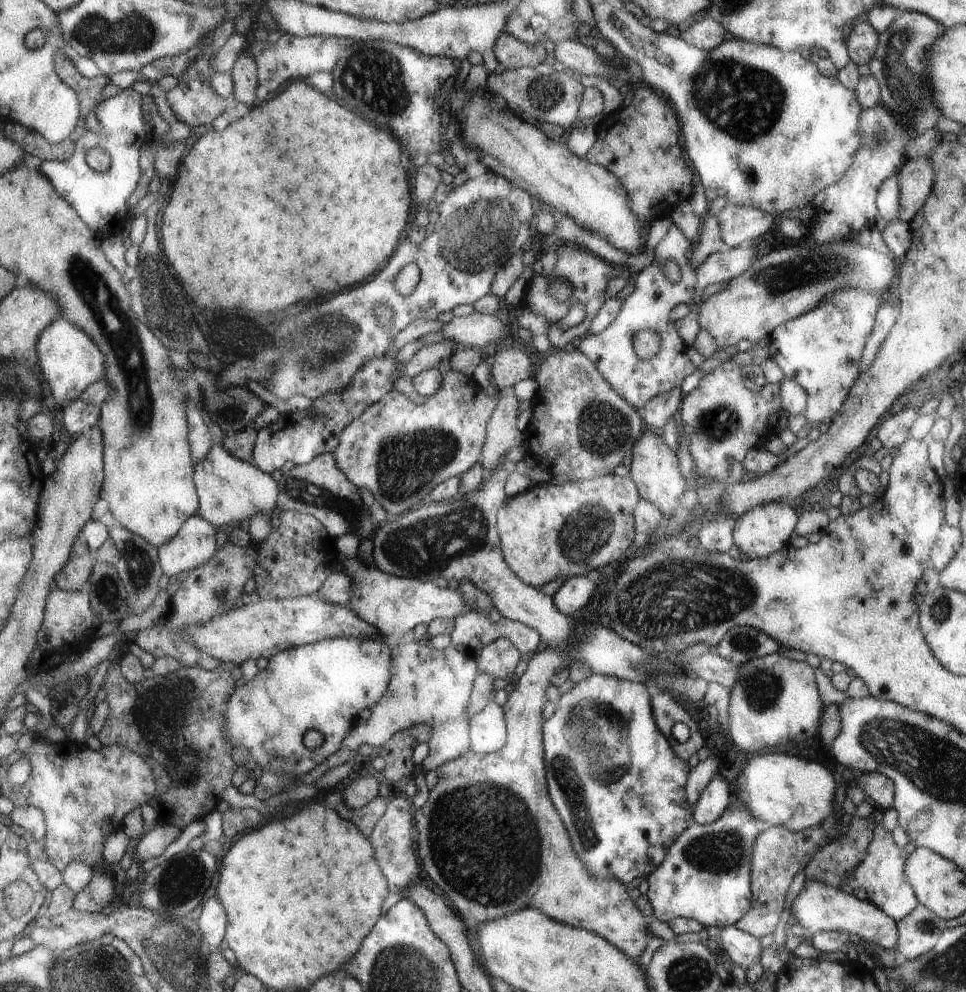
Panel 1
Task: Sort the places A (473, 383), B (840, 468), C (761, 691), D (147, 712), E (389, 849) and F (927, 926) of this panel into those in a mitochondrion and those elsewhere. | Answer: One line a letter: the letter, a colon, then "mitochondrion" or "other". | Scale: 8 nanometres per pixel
A: other
B: other
C: mitochondrion
D: mitochondrion
E: mitochondrion
F: mitochondrion

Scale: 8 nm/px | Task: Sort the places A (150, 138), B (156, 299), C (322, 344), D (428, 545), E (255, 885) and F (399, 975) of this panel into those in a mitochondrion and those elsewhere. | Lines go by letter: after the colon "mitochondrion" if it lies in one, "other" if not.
A: other
B: mitochondrion
C: mitochondrion
D: mitochondrion
E: other
F: mitochondrion

